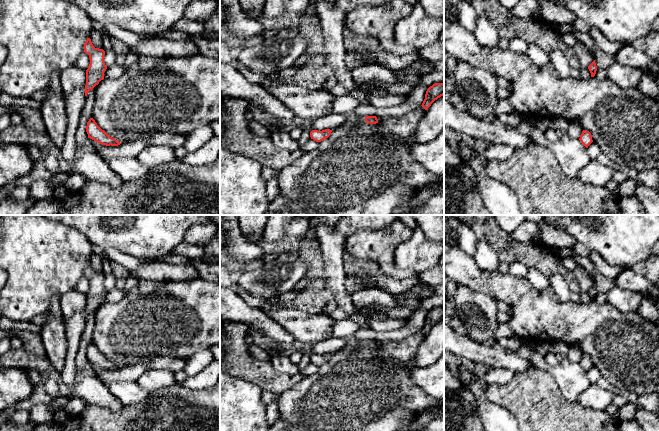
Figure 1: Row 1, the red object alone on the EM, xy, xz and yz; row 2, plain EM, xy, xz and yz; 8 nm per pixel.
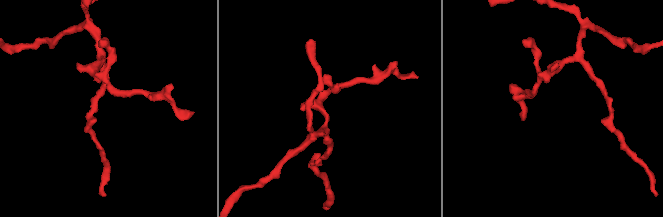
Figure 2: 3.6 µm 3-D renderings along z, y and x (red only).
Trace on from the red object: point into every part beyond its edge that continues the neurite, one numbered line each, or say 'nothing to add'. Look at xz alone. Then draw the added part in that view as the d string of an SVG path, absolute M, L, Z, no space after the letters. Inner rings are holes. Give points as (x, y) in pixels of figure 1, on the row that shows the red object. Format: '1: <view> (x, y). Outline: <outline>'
nothing to add

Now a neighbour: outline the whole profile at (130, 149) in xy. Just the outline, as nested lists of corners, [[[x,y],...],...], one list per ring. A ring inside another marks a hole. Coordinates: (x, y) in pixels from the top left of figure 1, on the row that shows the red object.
[[[154,133],[147,137],[139,138],[131,142],[122,143],[118,146],[102,145],[92,139],[92,150],[100,156],[106,157],[137,157],[137,155],[150,145],[167,145],[173,149],[183,146],[185,135],[174,133]]]

